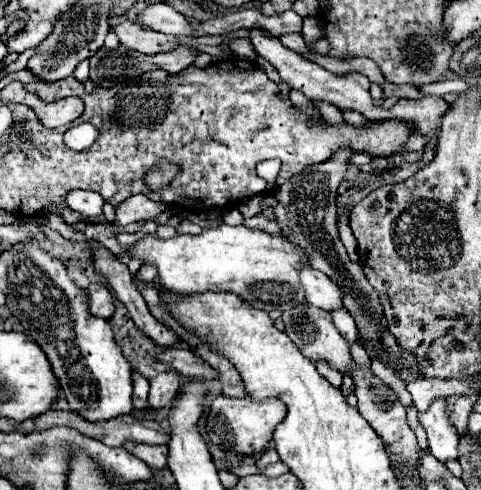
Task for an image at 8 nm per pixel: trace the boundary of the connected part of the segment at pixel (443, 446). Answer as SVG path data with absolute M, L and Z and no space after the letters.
M437 399L427 413L419 415L419 421L427 431L427 443L433 457L441 463L447 459L457 459L459 437L455 435L455 427L449 423L445 413L445 399Z

